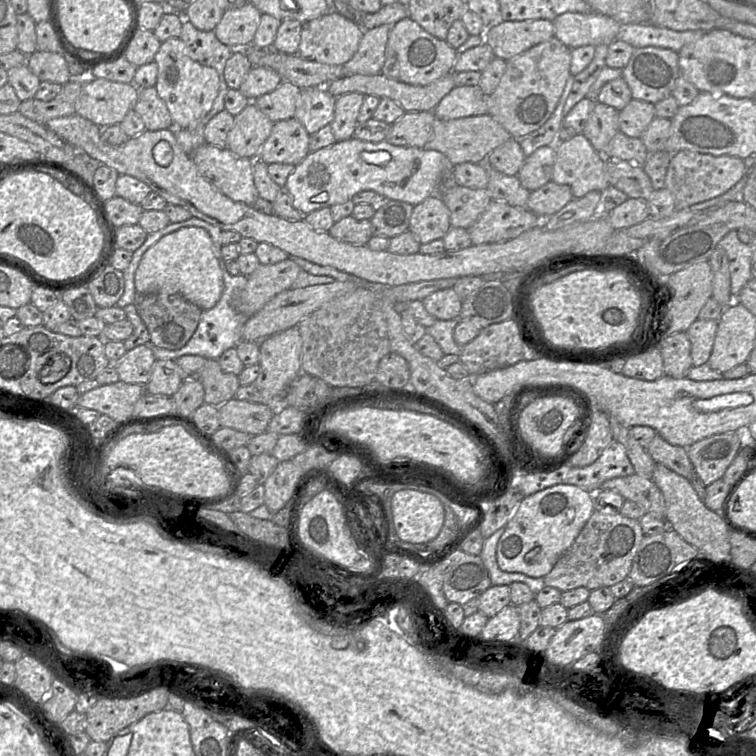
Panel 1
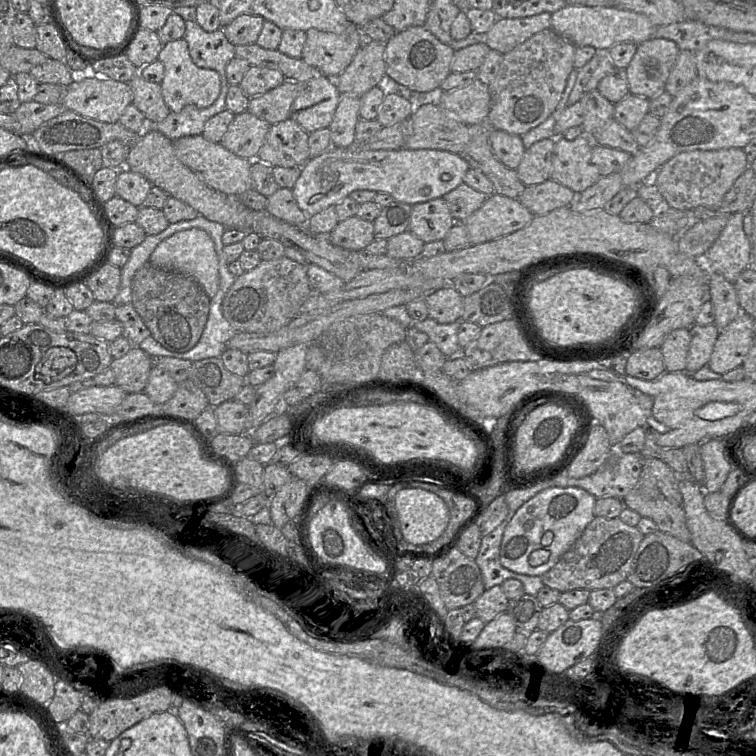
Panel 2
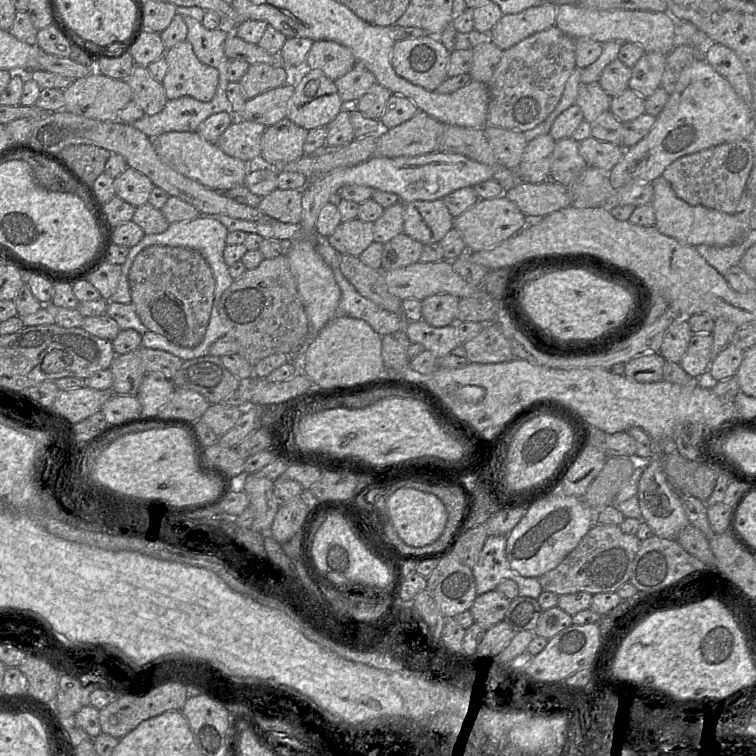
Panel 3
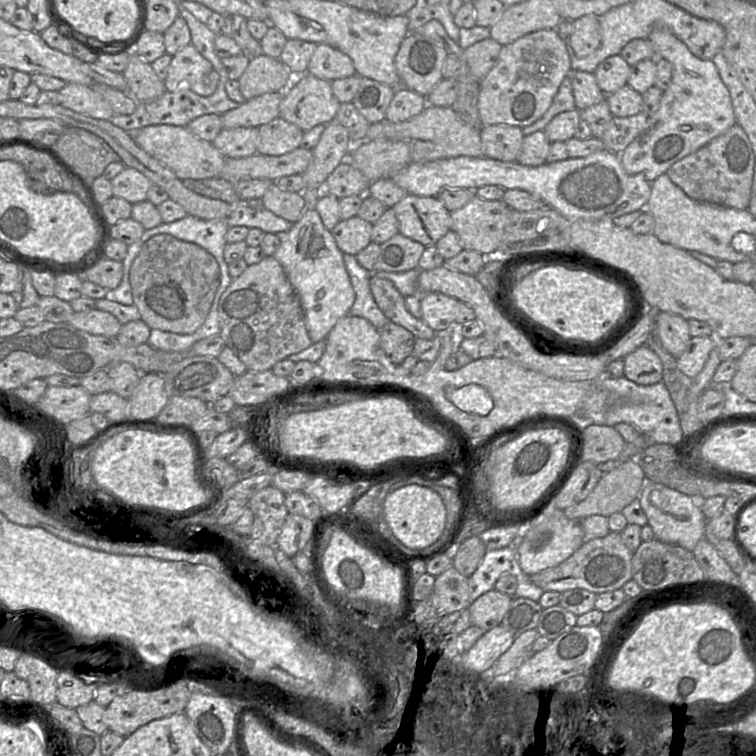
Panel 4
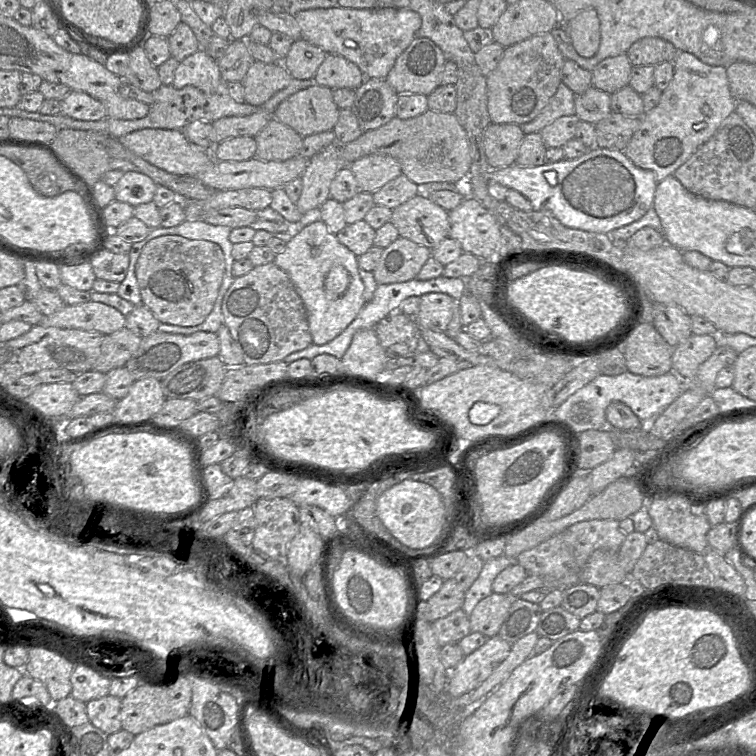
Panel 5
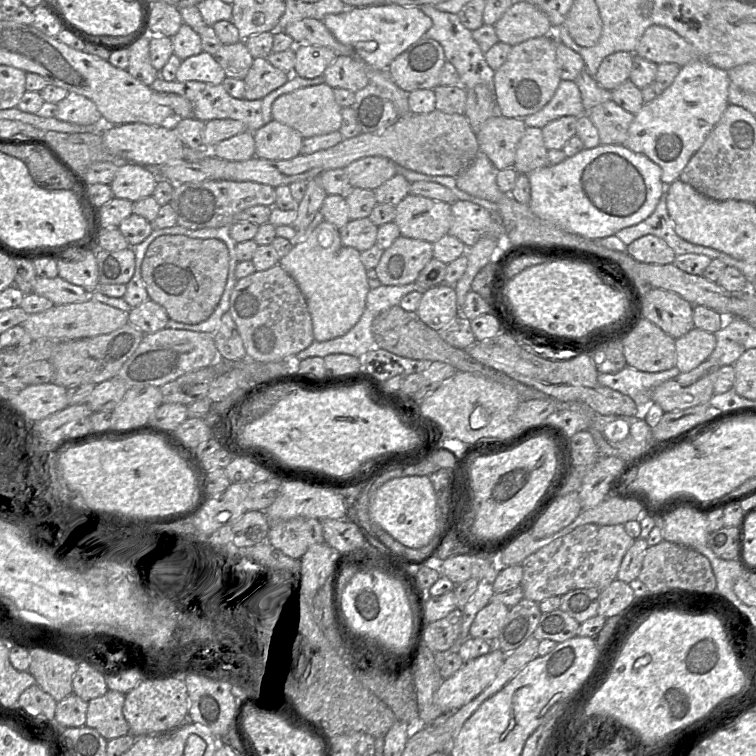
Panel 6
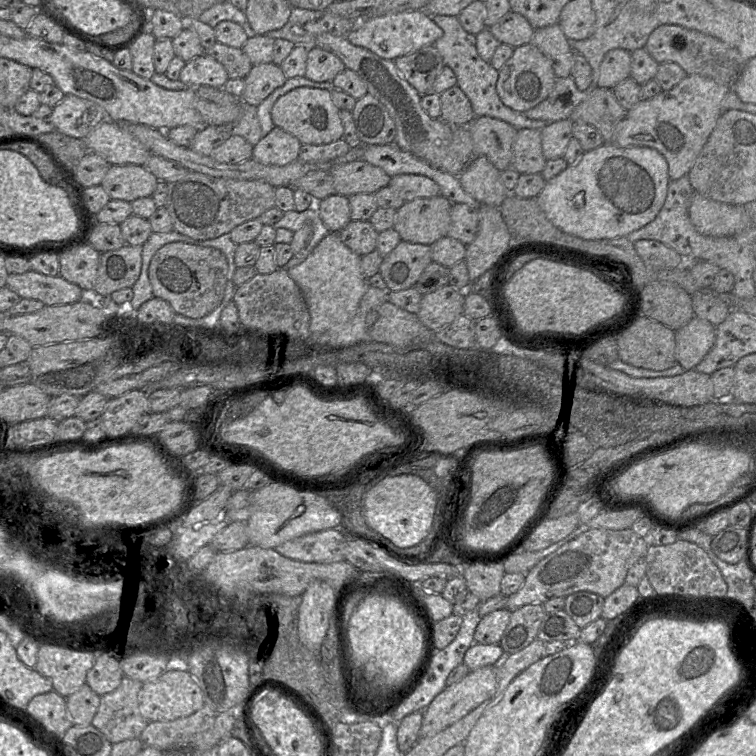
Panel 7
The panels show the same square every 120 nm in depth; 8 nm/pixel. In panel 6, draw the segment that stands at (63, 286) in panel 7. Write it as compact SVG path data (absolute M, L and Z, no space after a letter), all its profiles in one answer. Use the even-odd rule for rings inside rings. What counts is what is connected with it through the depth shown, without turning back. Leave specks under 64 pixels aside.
M59 276L36 277L33 293L48 298L54 305L84 302L89 299L90 295L83 287L72 284Z

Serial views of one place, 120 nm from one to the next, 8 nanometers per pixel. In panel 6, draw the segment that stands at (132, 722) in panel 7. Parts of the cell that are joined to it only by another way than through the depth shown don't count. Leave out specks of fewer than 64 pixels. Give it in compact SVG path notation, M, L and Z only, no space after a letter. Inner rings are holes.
M108 690L88 702L86 726L111 740L129 734L129 724L123 715L125 694Z

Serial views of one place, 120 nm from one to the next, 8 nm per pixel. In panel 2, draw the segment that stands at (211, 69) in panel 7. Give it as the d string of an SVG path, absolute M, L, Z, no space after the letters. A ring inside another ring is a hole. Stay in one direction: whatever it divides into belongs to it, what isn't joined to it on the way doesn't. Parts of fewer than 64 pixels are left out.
M183 38L163 44L158 60L164 66L160 87L164 102L171 112L179 112L188 105L203 109L210 107L216 101L220 94L219 74L214 70L196 66L189 55L187 42Z

